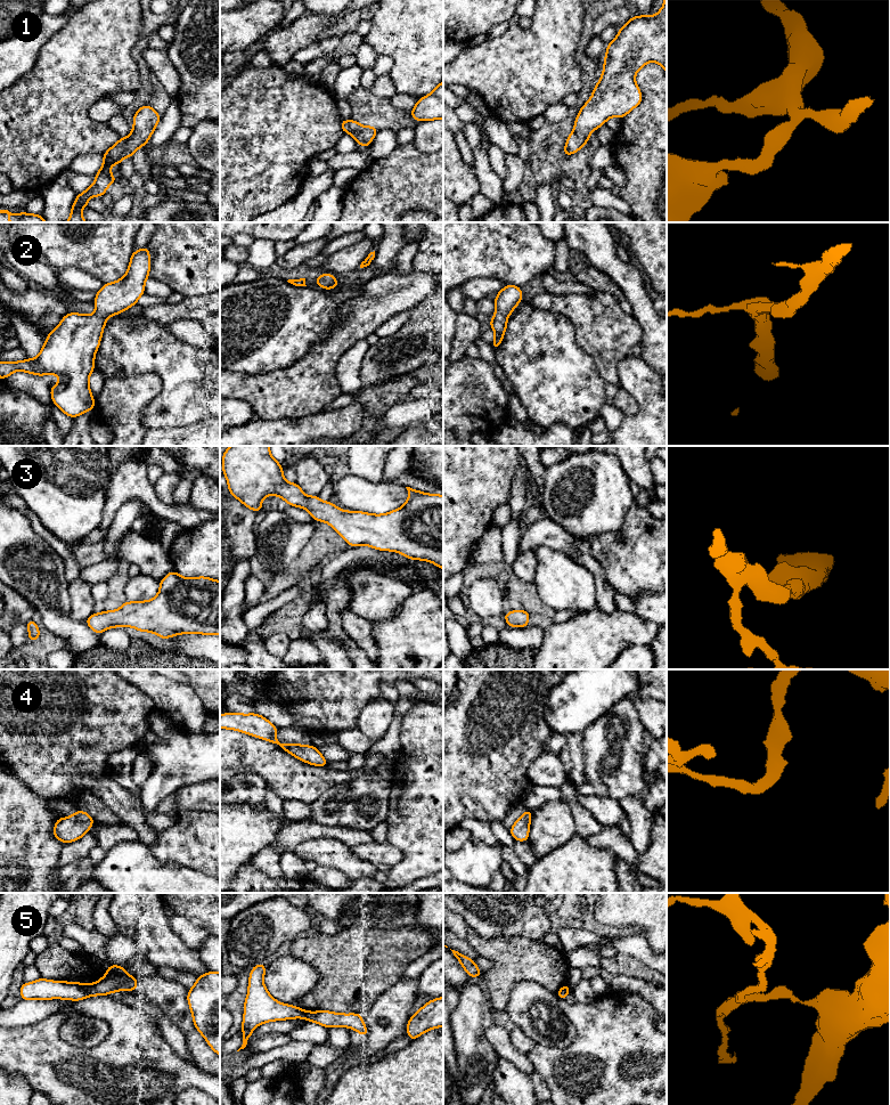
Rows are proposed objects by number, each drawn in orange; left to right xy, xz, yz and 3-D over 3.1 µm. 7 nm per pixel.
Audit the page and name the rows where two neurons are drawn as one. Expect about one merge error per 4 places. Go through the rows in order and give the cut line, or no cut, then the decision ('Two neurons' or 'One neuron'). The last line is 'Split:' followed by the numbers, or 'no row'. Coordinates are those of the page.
1: No split. One neuron
2: No split. One neuron
3: No split. One neuron
4: No split. One neuron
5: Split along xy (82, 984), (82, 988), (90, 996). Two neurons
Split: 5

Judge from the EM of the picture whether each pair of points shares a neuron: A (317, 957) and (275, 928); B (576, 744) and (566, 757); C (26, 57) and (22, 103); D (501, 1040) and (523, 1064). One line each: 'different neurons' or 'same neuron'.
A: different neurons
B: same neuron
C: different neurons
D: same neuron

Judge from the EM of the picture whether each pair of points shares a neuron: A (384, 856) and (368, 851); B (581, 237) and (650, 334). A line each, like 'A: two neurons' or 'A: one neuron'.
A: one neuron
B: one neuron

